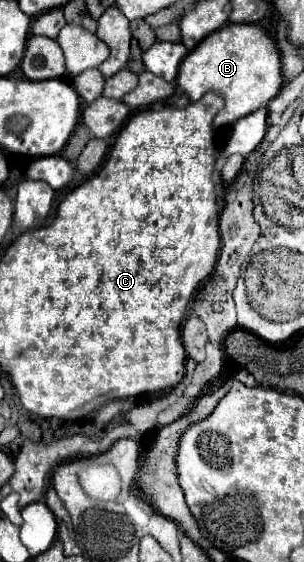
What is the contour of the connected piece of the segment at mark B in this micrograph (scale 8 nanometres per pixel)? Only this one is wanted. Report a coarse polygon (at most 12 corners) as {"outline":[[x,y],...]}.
{"outline":[[225,24],[185,56],[191,102],[225,98],[229,126],[281,92],[279,52],[257,24]]}

